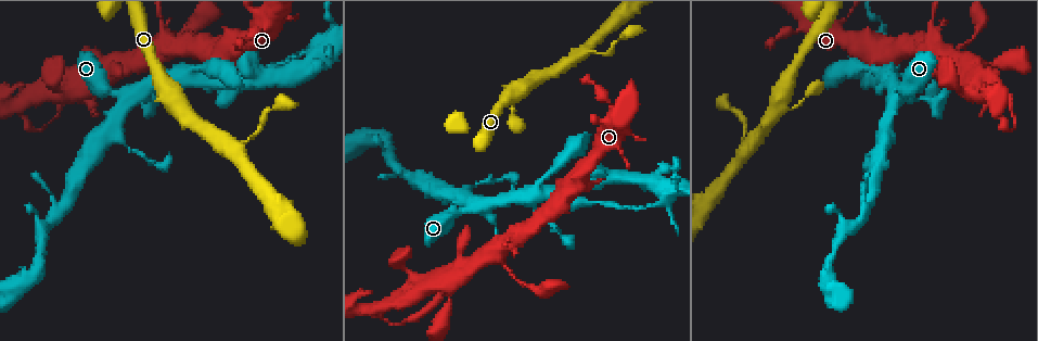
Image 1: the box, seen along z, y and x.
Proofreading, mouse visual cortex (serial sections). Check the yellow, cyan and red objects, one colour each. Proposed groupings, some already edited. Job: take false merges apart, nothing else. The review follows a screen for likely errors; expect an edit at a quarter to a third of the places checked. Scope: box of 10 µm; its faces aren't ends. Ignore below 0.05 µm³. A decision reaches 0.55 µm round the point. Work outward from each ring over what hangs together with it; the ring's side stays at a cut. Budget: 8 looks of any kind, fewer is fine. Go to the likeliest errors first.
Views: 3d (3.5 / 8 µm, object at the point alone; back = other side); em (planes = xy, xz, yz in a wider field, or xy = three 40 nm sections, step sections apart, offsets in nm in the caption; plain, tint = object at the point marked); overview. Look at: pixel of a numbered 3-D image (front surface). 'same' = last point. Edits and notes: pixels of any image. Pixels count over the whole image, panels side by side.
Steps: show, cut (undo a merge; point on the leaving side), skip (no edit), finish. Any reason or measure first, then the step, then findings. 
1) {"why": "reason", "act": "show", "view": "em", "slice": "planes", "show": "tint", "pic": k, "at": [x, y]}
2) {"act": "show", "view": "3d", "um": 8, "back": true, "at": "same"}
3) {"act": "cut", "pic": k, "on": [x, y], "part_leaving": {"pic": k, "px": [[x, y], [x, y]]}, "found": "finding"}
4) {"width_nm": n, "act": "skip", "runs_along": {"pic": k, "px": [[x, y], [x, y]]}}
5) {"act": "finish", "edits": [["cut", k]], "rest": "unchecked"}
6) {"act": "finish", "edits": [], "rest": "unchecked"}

{"why": "abrupt turn", "act": "show", "view": "3d", "um": 8, "pic": 1, "at": [389, 323]}

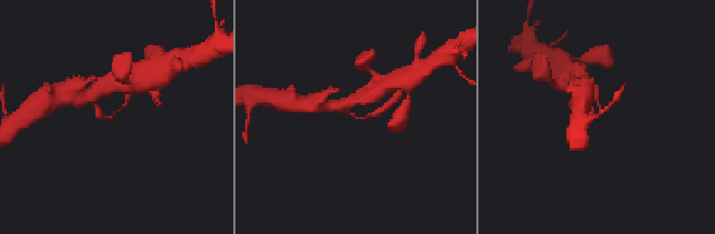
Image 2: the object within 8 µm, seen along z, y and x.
{"arm_widths_nm": [150, 150], "why": "need the tissue", "act": "show", "view": "em", "slice": "xy", "step": 3, "show": "tint", "at": "same"}

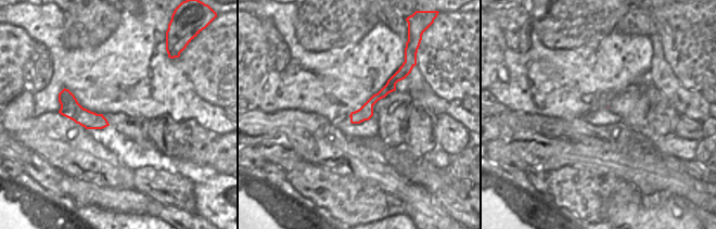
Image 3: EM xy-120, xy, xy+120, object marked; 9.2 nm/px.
{"act": "skip", "runs_along": {"pic": 3, "px": [[397, 75], [391, 85], [354, 121]]}, "found": "continuous, no second cell"}

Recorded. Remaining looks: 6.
{"why": "sharp bend", "act": "show", "view": "em", "slice": "xy", "step": 2, "show": "tint", "pic": 1, "at": [234, 153]}

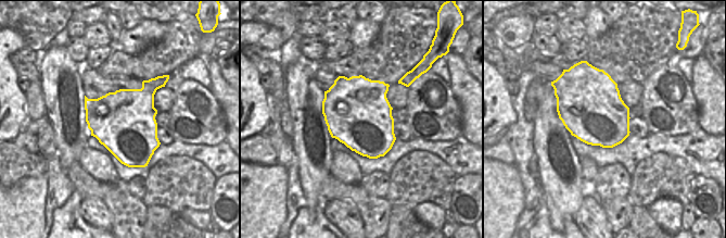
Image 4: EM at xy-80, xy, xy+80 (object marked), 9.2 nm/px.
{"why": "see where the arms go", "act": "show", "view": "3d", "um": 3.5, "at": "same"}

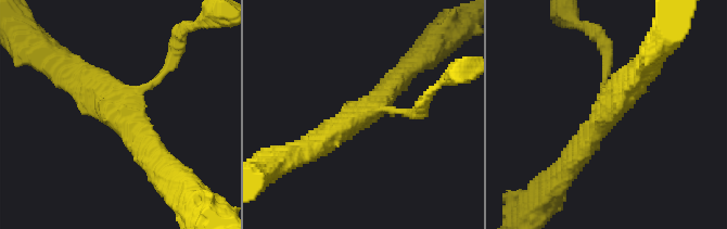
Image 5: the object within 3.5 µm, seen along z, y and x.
{"width_nm": 600, "act": "skip", "runs_along": {"pic": 5, "px": [[65, 71], [96, 93], [158, 164]]}, "found": "continuous, no second cell"}

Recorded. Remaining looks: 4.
{"why": "sharp bend", "act": "show", "view": "3d", "um": 3.5, "pic": 1, "at": [316, 47]}

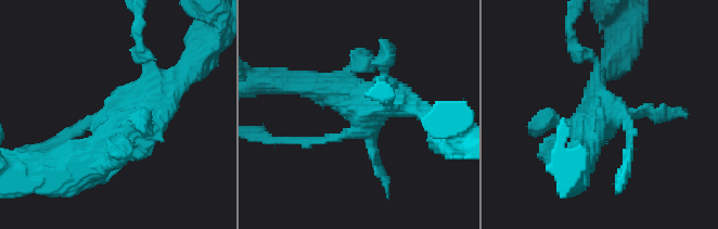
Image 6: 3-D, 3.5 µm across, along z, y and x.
{"act": "cut", "pic": 6, "on": [55, 140], "found": "two cells meet here"}

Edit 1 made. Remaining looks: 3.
{"act": "finish", "edits": [["cut", 6]], "rest": "unchecked"}

